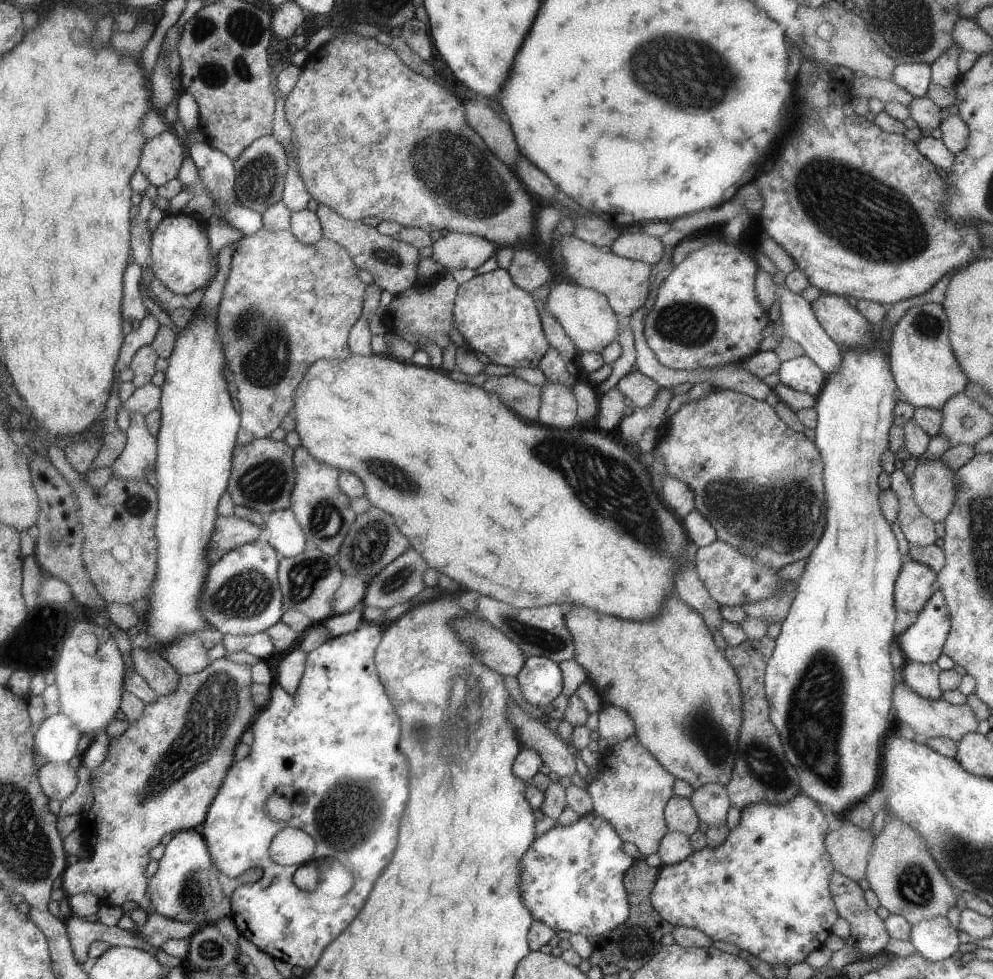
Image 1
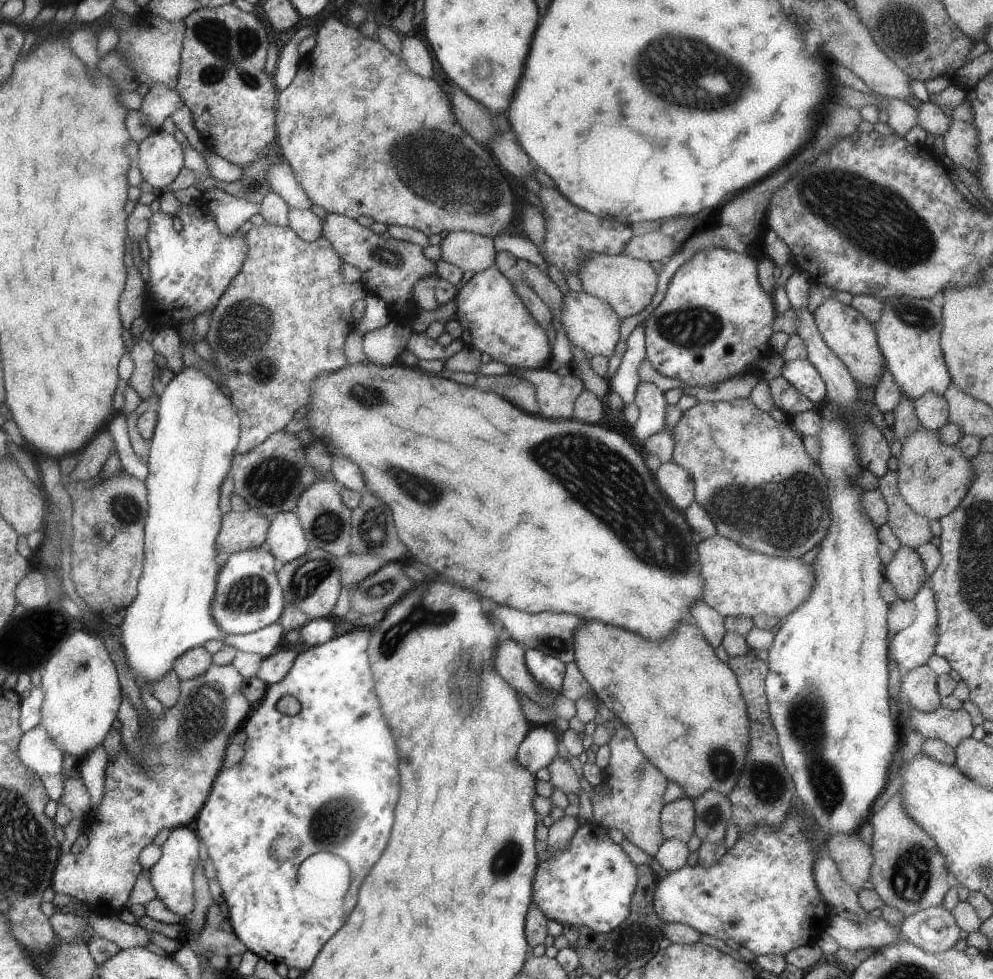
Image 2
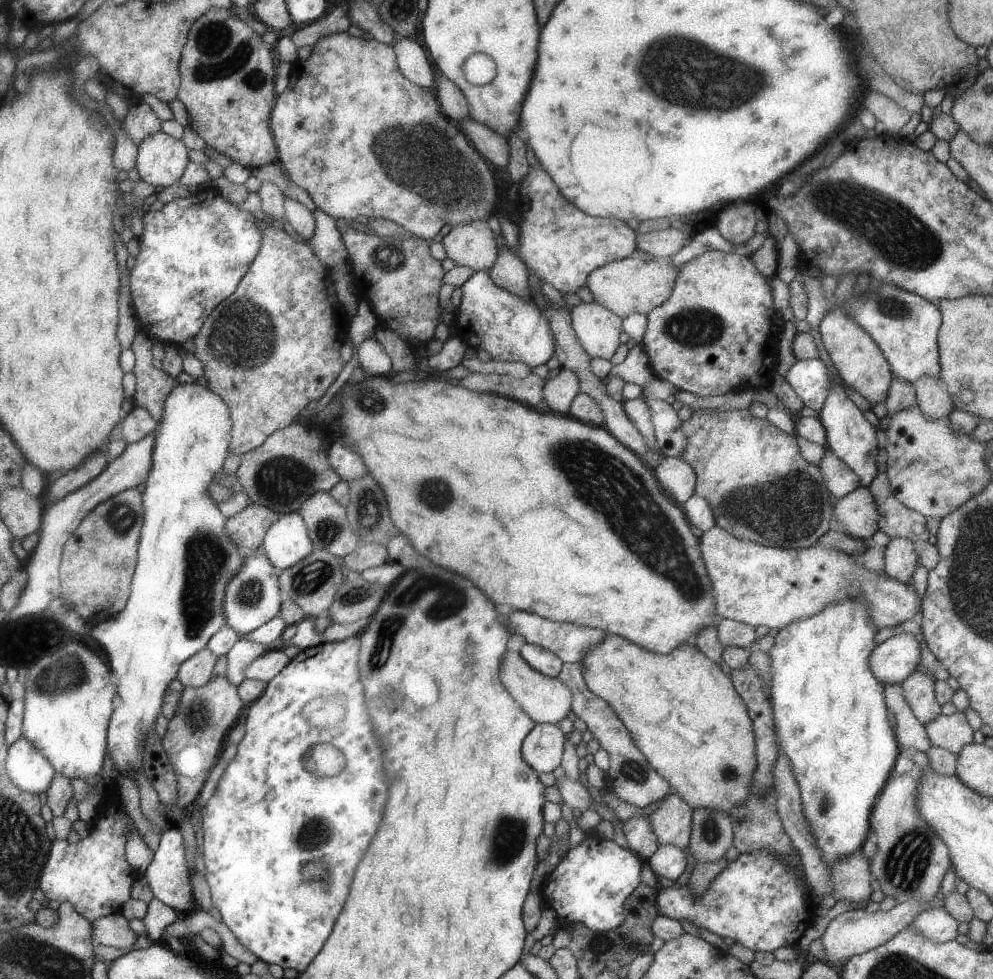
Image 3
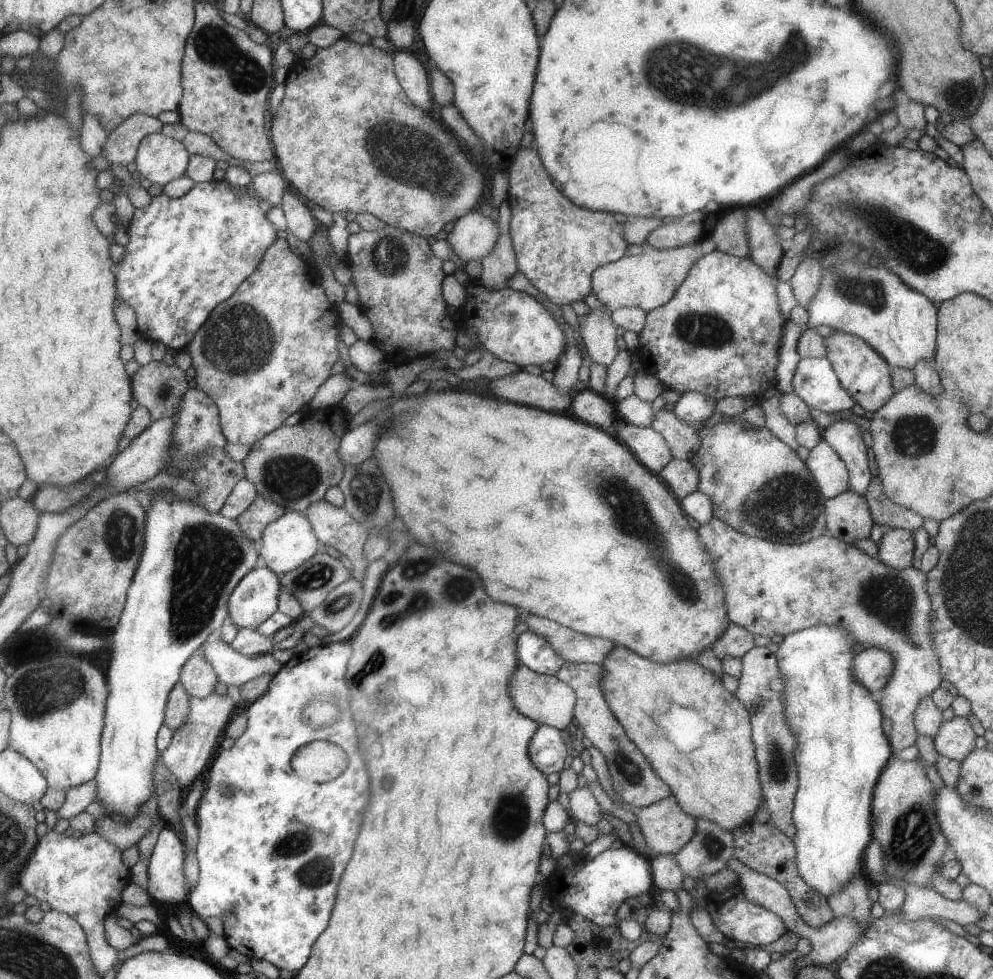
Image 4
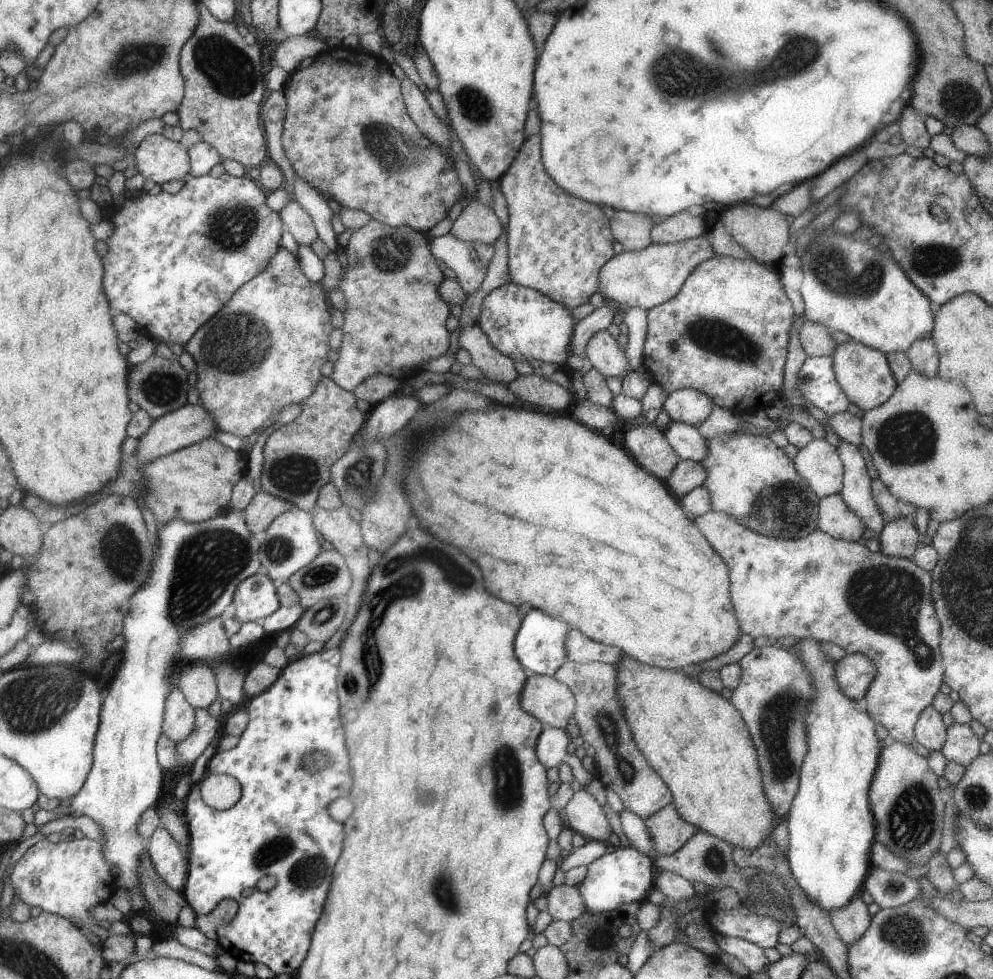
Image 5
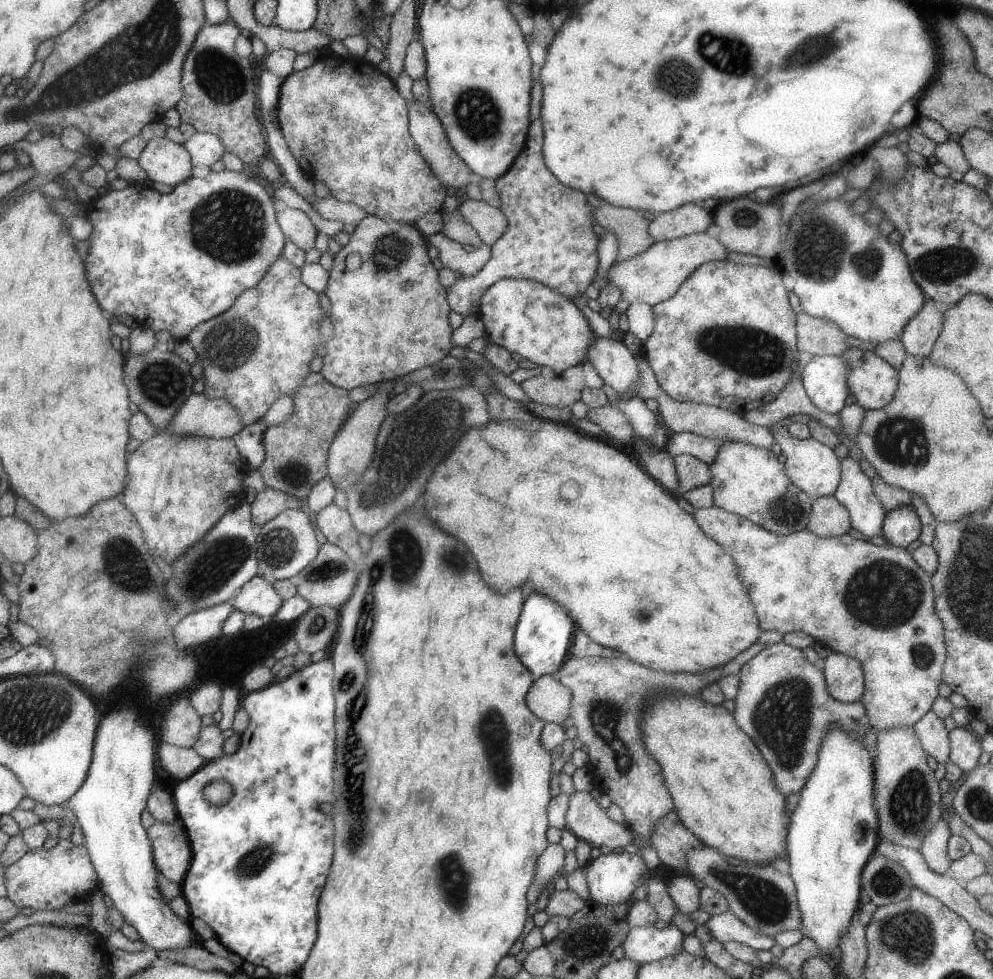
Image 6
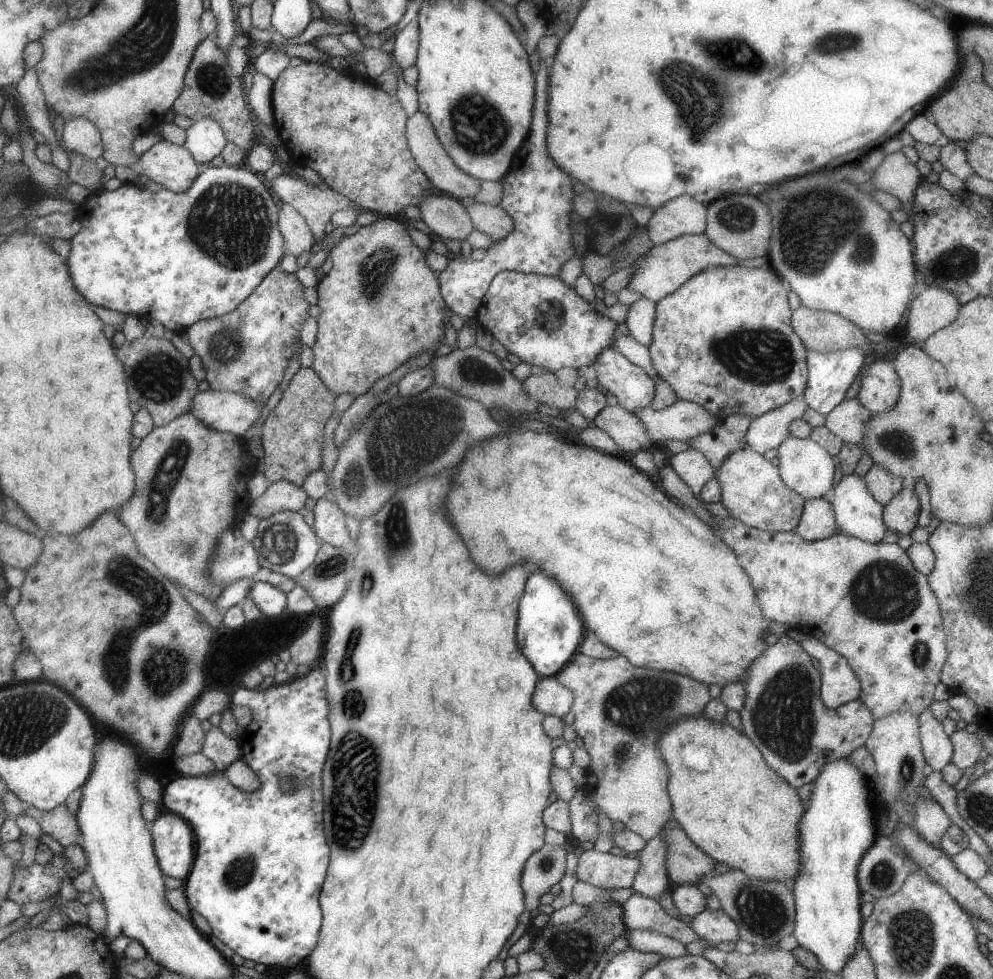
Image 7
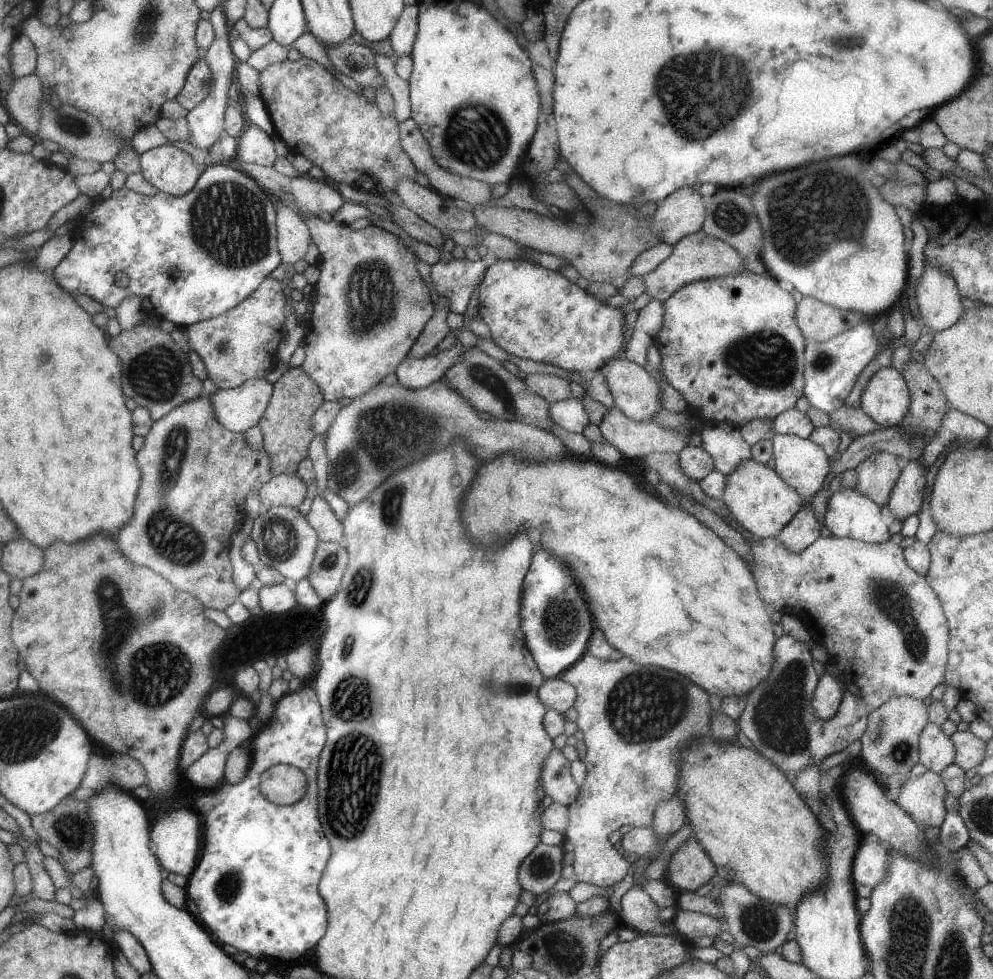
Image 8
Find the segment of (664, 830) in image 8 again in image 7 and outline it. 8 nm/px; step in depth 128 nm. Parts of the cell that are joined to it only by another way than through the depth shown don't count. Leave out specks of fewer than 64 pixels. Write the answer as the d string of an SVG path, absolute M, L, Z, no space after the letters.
M660 832L643 845L637 853L639 868L631 886L635 893L658 901L665 891L671 889L664 865L665 853L666 844Z

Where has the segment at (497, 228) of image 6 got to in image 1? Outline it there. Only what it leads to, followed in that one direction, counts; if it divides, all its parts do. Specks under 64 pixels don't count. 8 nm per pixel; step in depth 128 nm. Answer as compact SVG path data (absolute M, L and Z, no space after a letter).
M453 231L432 242L431 248L430 257L445 270L475 270L495 252L495 246L487 239Z

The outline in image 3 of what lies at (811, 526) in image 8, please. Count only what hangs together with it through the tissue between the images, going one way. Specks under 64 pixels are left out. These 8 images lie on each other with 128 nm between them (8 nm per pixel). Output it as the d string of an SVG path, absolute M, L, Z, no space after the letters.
M859 486L840 499L836 499L833 506L833 528L844 534L869 542L872 534L878 530L878 512L871 491L867 487Z

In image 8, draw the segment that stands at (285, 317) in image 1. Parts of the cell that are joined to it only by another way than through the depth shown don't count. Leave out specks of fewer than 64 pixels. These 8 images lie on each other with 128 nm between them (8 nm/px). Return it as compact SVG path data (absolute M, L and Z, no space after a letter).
M267 276L257 289L245 300L217 316L197 321L186 329L190 349L195 351L204 364L206 376L217 389L232 389L247 379L263 379L265 370L273 367L277 344L283 338L283 318L285 318L285 298L277 279Z

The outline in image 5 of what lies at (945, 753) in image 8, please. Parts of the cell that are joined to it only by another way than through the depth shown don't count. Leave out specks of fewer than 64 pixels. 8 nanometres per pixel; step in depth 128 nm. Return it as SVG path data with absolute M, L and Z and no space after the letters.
M933 705L922 710L915 726L914 740L928 751L938 751L946 740L946 726Z

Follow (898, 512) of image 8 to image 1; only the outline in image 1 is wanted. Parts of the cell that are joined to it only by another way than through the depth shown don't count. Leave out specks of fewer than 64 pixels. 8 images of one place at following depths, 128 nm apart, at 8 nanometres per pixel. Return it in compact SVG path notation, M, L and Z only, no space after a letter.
M905 560L895 581L895 608L901 612L922 610L930 596L938 590L937 573L925 565Z

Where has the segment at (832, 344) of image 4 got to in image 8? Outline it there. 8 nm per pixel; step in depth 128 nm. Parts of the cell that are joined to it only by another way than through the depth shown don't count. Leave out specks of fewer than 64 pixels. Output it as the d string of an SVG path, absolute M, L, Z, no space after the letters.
M894 367L878 369L860 393L859 407L879 427L895 427L910 404L906 379Z

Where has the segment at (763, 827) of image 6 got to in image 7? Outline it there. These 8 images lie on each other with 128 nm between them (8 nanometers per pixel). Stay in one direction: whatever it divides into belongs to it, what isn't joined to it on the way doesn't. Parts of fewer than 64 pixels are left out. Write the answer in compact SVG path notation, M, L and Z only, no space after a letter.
M703 714L694 717L683 717L681 721L675 721L673 725L666 728L663 737L659 737L658 749L663 760L667 763L669 772L669 782L666 789L669 791L670 803L673 807L672 818L675 819L682 829L686 831L690 839L704 852L706 852L715 862L723 862L729 869L740 870L744 875L752 879L768 881L783 881L790 884L793 877L798 876L801 869L801 858L798 850L798 826L803 812L801 800L797 798L795 788L786 779L781 778L762 757L761 751L744 735L741 731L734 729L726 720L723 722L711 722Z

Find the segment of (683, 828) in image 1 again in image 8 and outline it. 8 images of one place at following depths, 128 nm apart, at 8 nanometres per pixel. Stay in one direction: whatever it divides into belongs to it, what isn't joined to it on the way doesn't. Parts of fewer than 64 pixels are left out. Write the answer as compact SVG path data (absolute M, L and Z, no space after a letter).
M689 836L680 847L672 853L664 879L669 882L676 891L694 892L701 884L708 880L716 880L717 868L702 846Z

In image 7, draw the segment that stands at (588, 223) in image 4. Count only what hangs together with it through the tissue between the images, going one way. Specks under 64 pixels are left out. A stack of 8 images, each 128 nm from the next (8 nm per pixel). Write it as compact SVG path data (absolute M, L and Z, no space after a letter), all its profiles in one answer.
M543 68L536 72L535 114L530 126L530 136L522 142L521 148L514 154L510 170L499 179L502 197L498 205L513 219L513 230L507 236L491 241L482 259L464 261L449 258L446 268L439 273L438 281L443 300L447 303L448 310L461 318L475 317L481 304L481 297L486 293L491 279L499 271L559 278L557 274L561 266L576 256L575 250L571 247L572 231L569 229L569 212L574 211L576 194L572 189L570 176L553 162L546 146L548 122L545 106L547 106L549 75Z

